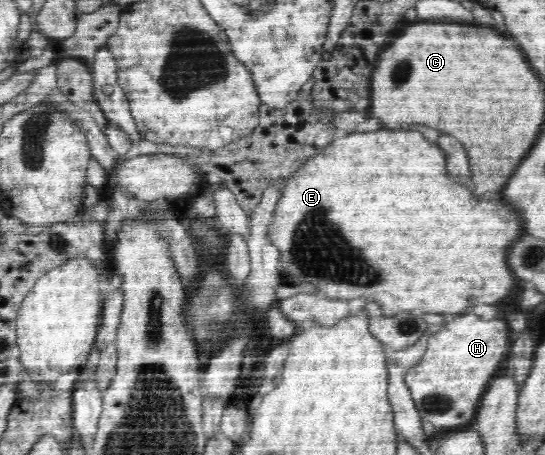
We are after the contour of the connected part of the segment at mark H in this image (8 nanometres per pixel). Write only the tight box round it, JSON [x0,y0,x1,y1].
[404,314,510,432]

